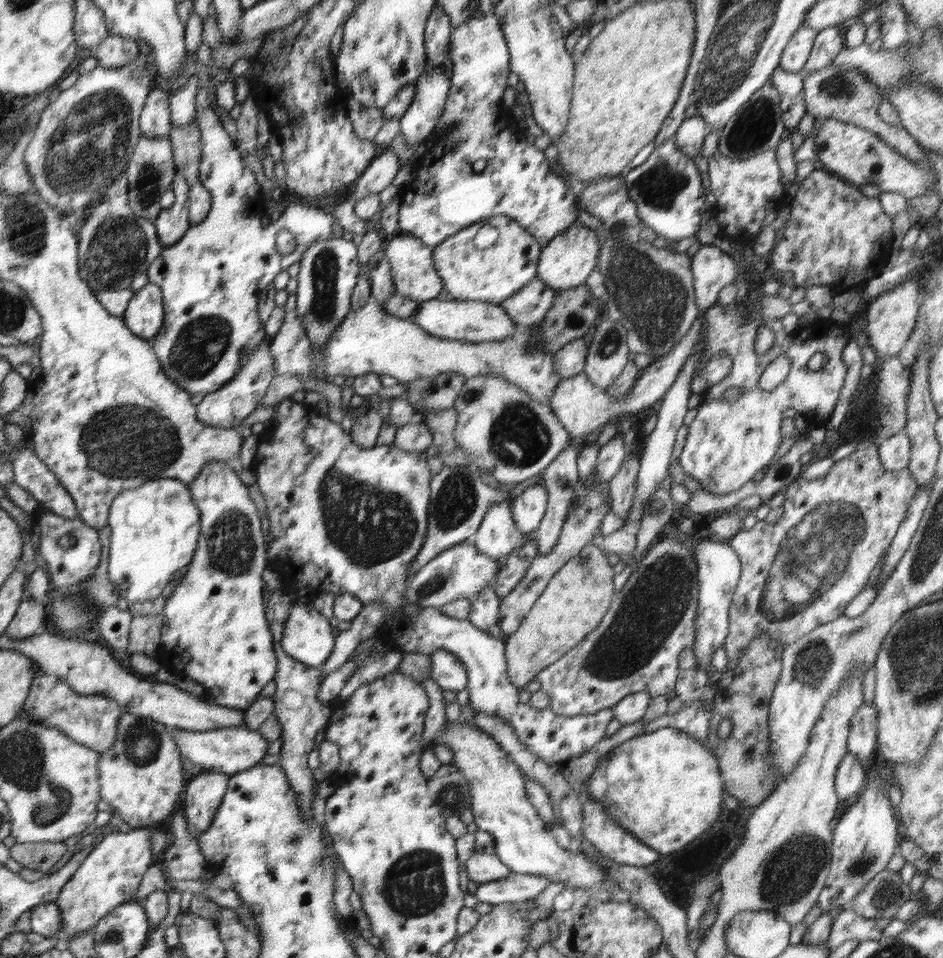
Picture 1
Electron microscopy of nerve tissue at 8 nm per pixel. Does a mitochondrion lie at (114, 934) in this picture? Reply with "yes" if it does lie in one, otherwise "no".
yes

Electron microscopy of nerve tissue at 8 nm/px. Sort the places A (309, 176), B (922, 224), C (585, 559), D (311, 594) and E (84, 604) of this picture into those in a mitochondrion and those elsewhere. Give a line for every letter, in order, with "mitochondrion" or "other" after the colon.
A: other
B: other
C: mitochondrion
D: other
E: mitochondrion

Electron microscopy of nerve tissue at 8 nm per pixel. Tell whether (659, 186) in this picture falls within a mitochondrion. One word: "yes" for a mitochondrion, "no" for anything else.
yes

